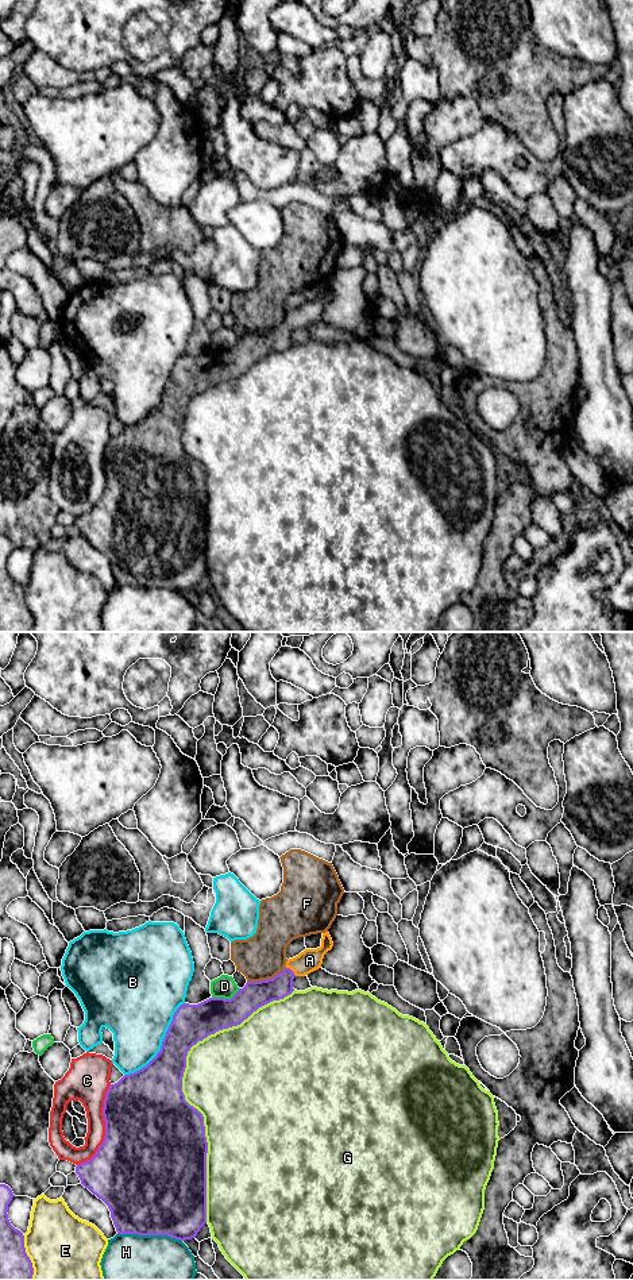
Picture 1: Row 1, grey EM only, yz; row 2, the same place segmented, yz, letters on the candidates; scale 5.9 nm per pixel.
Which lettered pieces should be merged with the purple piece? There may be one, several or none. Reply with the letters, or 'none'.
A

